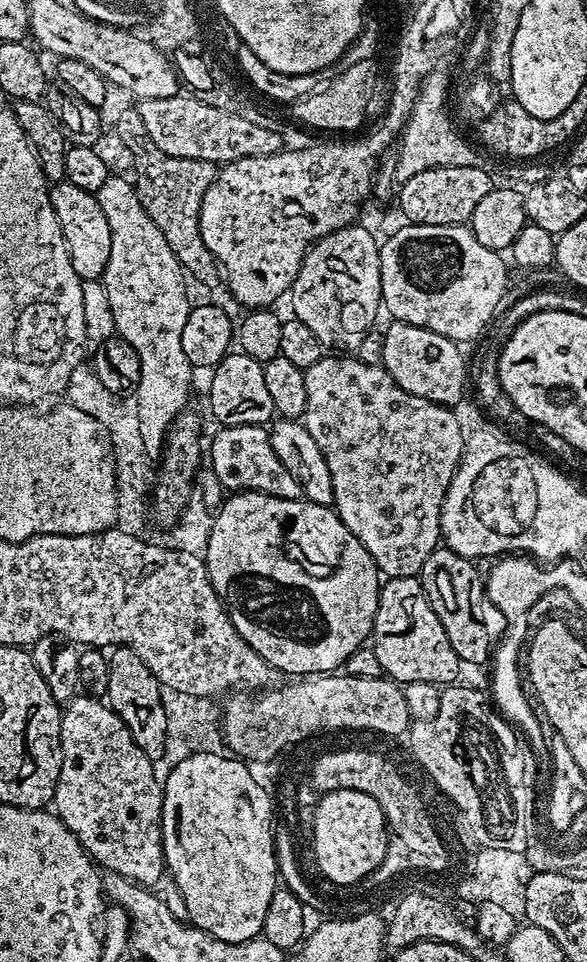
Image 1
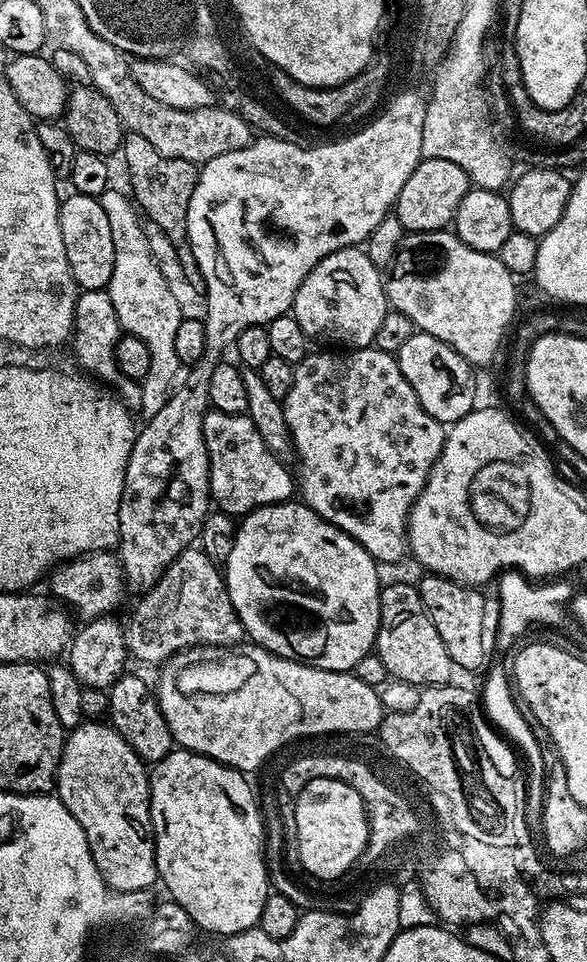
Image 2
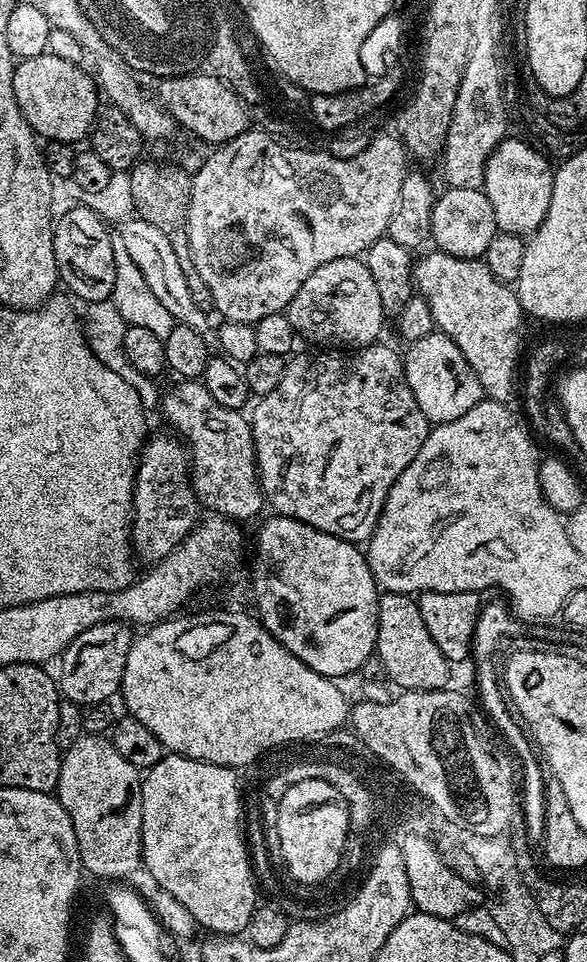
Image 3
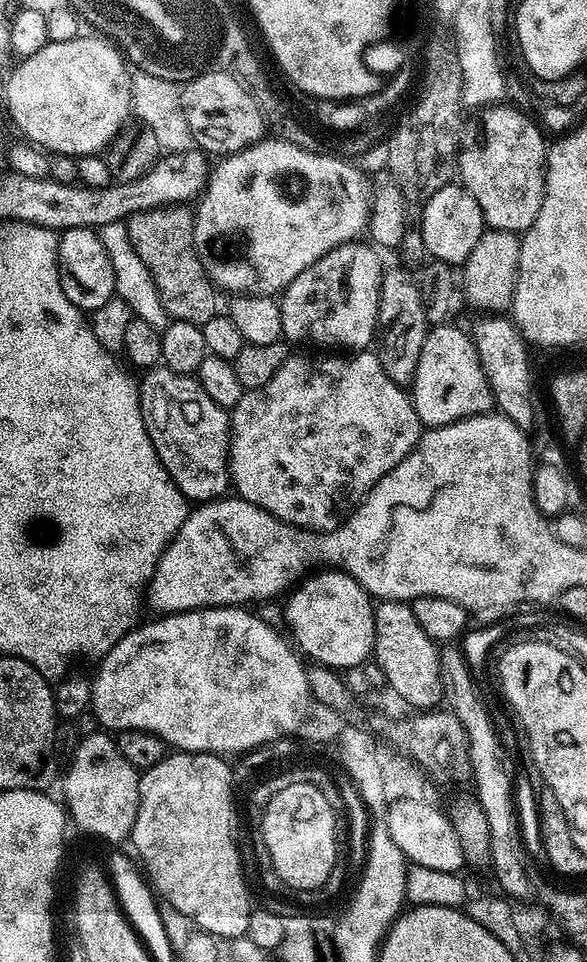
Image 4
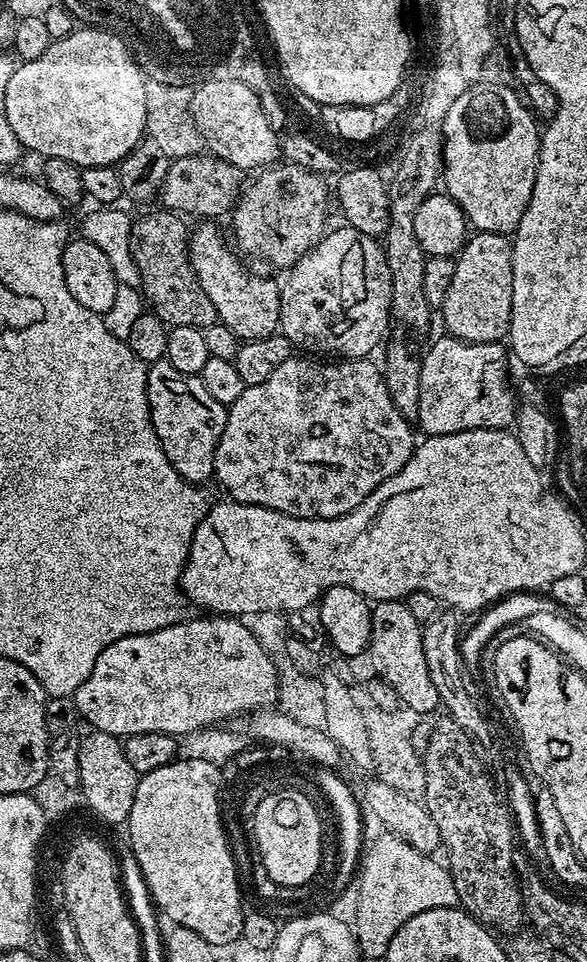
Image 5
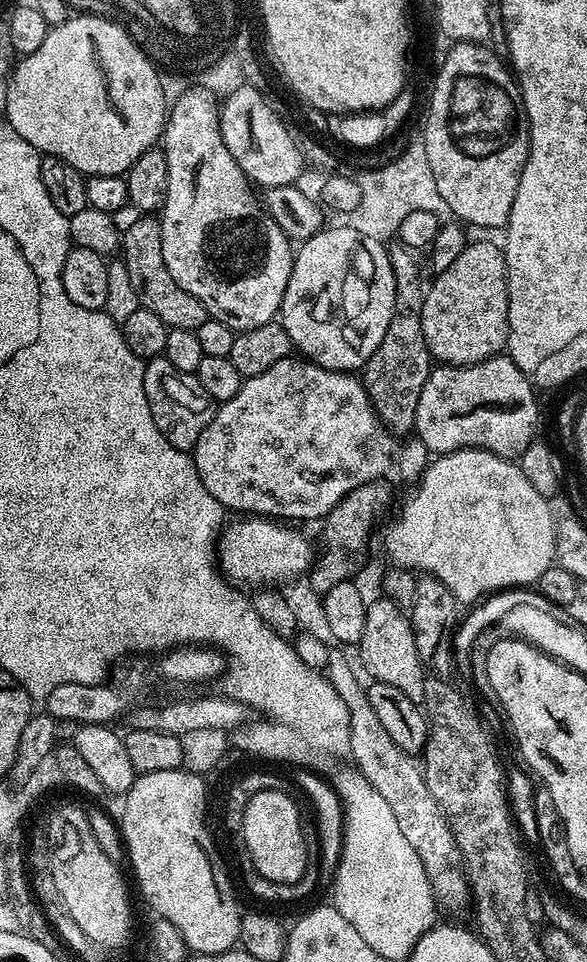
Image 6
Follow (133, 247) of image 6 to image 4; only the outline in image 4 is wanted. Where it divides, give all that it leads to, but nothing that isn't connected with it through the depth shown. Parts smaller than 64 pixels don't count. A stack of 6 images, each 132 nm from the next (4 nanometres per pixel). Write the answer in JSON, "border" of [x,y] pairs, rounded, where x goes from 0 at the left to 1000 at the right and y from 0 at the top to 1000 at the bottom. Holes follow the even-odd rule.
{"border":[[[284,212],[279,216],[256,216],[230,220],[215,230],[221,252],[228,252],[228,260],[242,272],[249,272],[249,281],[262,289],[262,297],[276,310],[279,321],[286,324],[293,333],[310,335],[330,335],[346,339],[358,335],[371,326],[368,320],[368,307],[371,300],[354,288],[354,283],[348,279],[348,273],[341,271],[341,265],[334,262],[334,226],[325,215],[308,212]]]}

